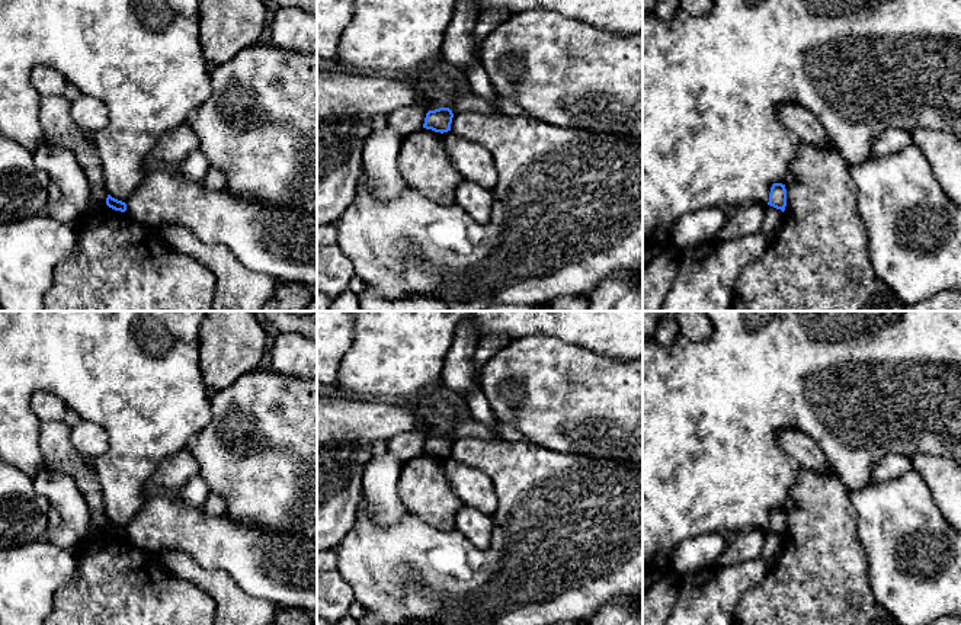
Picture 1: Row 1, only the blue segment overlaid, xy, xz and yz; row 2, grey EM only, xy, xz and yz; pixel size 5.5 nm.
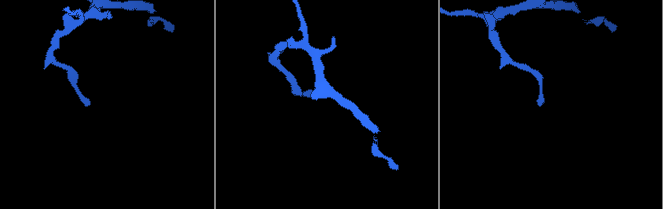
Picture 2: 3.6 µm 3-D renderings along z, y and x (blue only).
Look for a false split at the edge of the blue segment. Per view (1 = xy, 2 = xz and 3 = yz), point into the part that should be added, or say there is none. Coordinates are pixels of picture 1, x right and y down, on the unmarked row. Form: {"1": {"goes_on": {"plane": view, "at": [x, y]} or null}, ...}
{"1": {"goes_on": null}, "2": {"goes_on": null}, "3": {"goes_on": null}}

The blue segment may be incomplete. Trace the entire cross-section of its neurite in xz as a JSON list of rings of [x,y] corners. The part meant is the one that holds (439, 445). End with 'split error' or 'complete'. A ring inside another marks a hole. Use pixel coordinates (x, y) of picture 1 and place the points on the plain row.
[[[439,433],[429,436],[425,443],[423,453],[432,455],[435,458],[448,458],[451,456],[454,439],[449,433]]]; complete

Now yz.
[[[773,509],[769,519],[768,531],[785,536],[787,532],[787,515],[782,509]]]; complete

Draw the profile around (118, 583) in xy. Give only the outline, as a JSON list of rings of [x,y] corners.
[[[64,422],[41,423],[39,448],[45,467],[68,474],[81,491],[90,513],[93,535],[76,548],[77,578],[63,586],[44,625],[214,625],[217,605],[198,586],[166,571],[157,554],[135,547],[128,536],[106,531],[102,487],[95,465],[71,442],[71,427]]]

